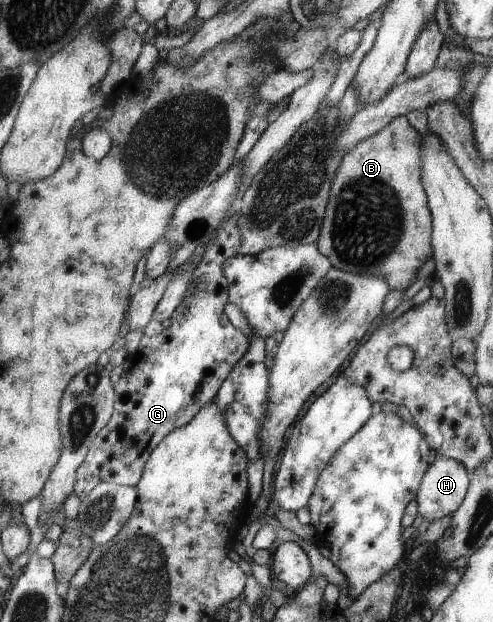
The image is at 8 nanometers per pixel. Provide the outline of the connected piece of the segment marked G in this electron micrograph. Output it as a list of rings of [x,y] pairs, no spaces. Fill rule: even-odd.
[[[238,212],[235,213],[235,216],[231,216],[231,218],[229,218],[224,225],[220,225],[220,228],[215,232],[215,236],[211,236],[213,240],[205,246],[205,254],[203,254],[203,258],[197,262],[195,270],[193,270],[193,278],[191,278],[191,282],[189,284],[189,288],[187,288],[183,302],[170,316],[171,325],[164,328],[158,336],[149,337],[144,334],[139,342],[137,352],[129,354],[128,358],[123,364],[121,364],[121,366],[114,367],[109,373],[114,390],[114,410],[111,420],[99,431],[99,434],[95,436],[85,456],[85,460],[81,463],[81,466],[77,468],[73,494],[78,496],[80,499],[85,498],[85,496],[87,496],[87,494],[89,494],[89,492],[91,492],[91,490],[93,490],[93,488],[95,488],[95,486],[97,486],[100,482],[106,481],[107,483],[136,487],[140,482],[140,478],[144,474],[144,466],[147,464],[148,458],[151,454],[155,452],[156,446],[159,445],[160,442],[168,436],[168,434],[171,434],[173,430],[177,430],[182,426],[188,425],[189,422],[191,422],[193,418],[200,413],[200,410],[203,409],[204,406],[207,406],[214,401],[217,396],[217,391],[221,388],[221,384],[223,384],[223,380],[229,376],[229,372],[231,372],[235,364],[237,364],[237,362],[245,356],[245,352],[247,352],[247,348],[249,348],[249,337],[245,336],[241,330],[235,328],[229,319],[227,319],[227,316],[223,313],[223,308],[225,308],[225,305],[228,303],[229,285],[228,278],[225,278],[224,275],[224,264],[228,258],[231,258],[233,255],[237,255],[239,253],[241,242],[243,241],[240,226],[237,226],[237,218],[239,218]]]

